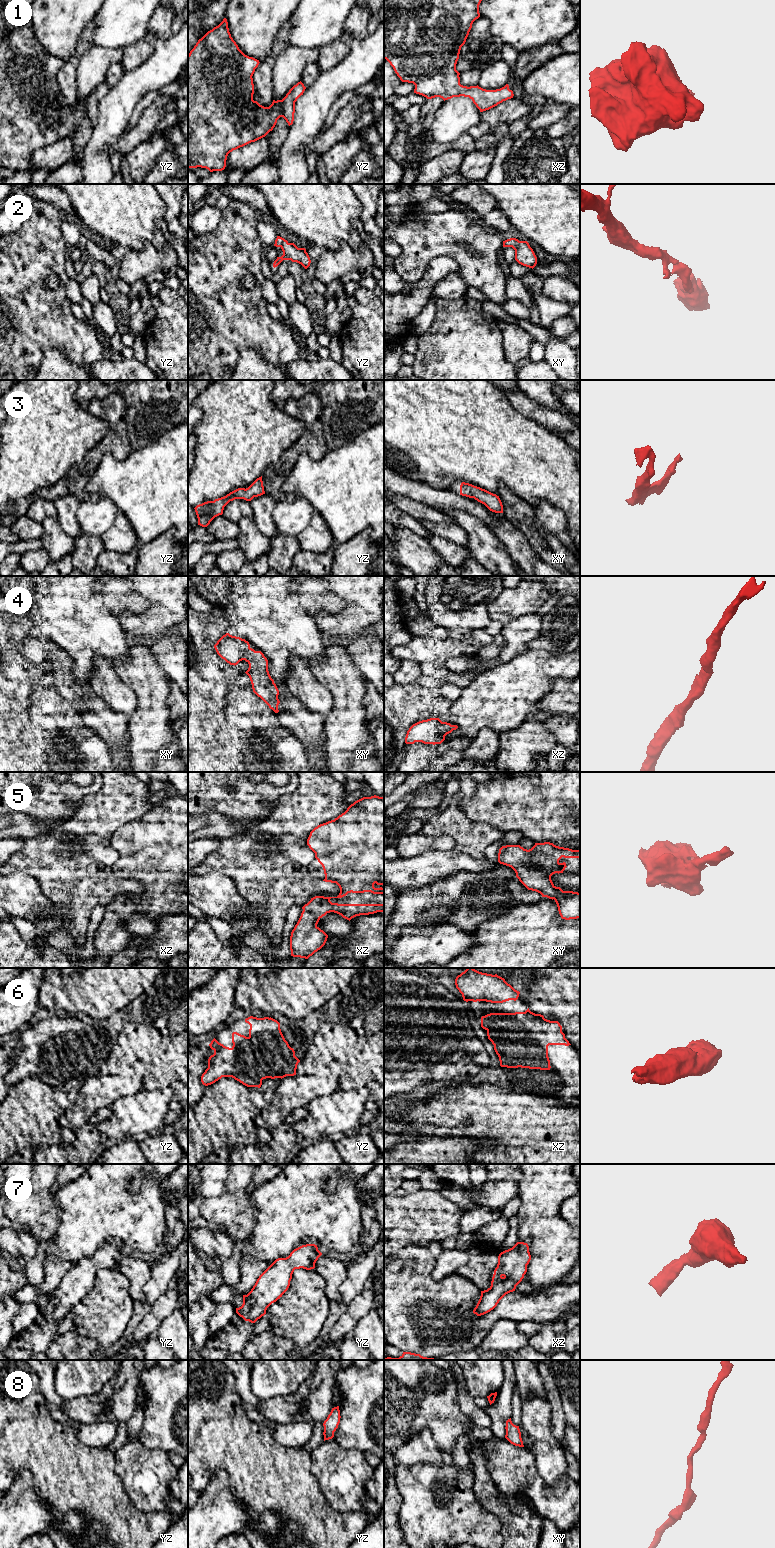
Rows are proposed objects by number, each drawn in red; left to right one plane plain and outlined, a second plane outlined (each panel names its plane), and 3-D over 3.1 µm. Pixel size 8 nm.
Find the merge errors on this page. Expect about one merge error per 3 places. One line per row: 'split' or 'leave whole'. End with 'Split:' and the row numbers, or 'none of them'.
1: leave whole
2: leave whole
3: leave whole
4: leave whole
5: leave whole
6: leave whole
7: leave whole
8: leave whole
Split: none of them

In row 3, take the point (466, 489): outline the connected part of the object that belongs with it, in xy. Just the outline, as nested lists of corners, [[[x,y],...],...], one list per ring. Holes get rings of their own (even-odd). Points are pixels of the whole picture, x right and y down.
[[[462,482],[460,485],[460,495],[474,498],[492,512],[503,513],[503,505],[499,496],[485,489]]]

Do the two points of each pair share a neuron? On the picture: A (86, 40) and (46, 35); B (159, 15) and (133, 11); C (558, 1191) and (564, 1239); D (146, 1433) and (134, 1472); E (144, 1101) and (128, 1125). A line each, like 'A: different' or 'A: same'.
A: different
B: different
C: same
D: different
E: same

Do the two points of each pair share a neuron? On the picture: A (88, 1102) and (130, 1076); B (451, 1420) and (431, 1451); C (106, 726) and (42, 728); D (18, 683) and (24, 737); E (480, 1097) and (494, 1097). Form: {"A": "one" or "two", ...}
{"A": "one", "B": "two", "C": "two", "D": "one", "E": "one"}

